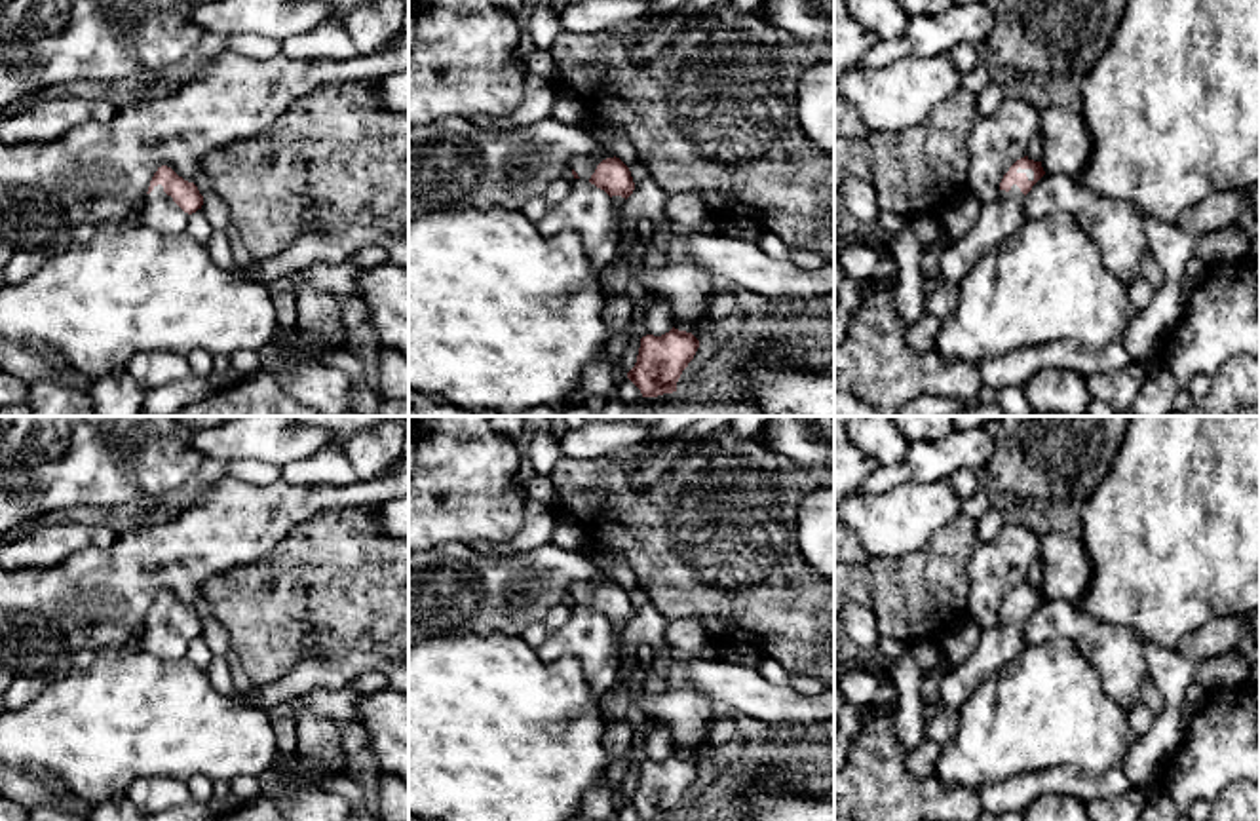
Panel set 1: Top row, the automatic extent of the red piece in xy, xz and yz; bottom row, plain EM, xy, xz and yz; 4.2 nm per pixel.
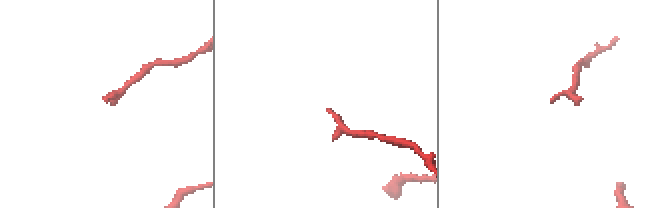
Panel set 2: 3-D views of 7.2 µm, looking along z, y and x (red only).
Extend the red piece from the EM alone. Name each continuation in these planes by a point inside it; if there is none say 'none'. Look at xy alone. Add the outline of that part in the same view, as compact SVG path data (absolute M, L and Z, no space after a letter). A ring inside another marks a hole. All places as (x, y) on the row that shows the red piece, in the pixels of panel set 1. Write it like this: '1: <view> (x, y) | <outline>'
1: xy (160, 213) | M158 184L144 198L144 207L139 217L139 224L160 234L186 232L188 213L184 213L171 196Z

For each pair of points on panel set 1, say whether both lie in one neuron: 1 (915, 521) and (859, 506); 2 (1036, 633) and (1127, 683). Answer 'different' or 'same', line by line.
1: same
2: same

